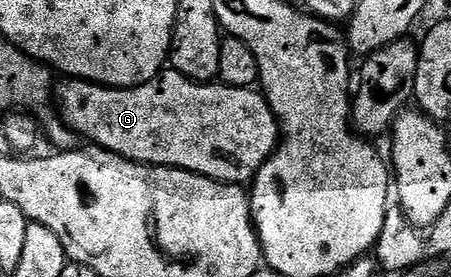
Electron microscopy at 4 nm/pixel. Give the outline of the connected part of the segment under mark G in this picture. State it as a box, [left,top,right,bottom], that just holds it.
[54,68,280,184]

